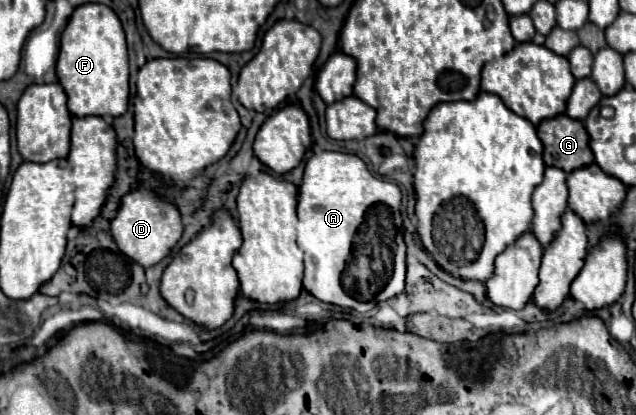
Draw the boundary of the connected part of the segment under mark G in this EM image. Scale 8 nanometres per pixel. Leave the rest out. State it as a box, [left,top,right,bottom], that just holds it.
[537,115,593,173]

